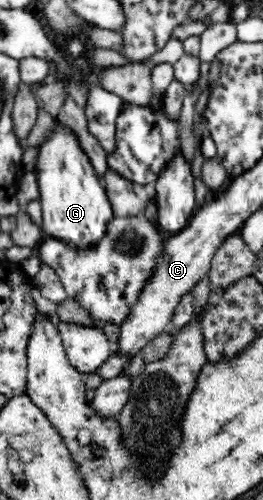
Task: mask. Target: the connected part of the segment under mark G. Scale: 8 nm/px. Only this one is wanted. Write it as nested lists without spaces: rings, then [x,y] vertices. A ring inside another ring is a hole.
[[[58,122],[53,132],[46,143],[38,146],[35,165],[40,193],[37,200],[42,206],[42,230],[70,246],[93,246],[107,234],[107,224],[114,216],[112,204],[77,135]]]

